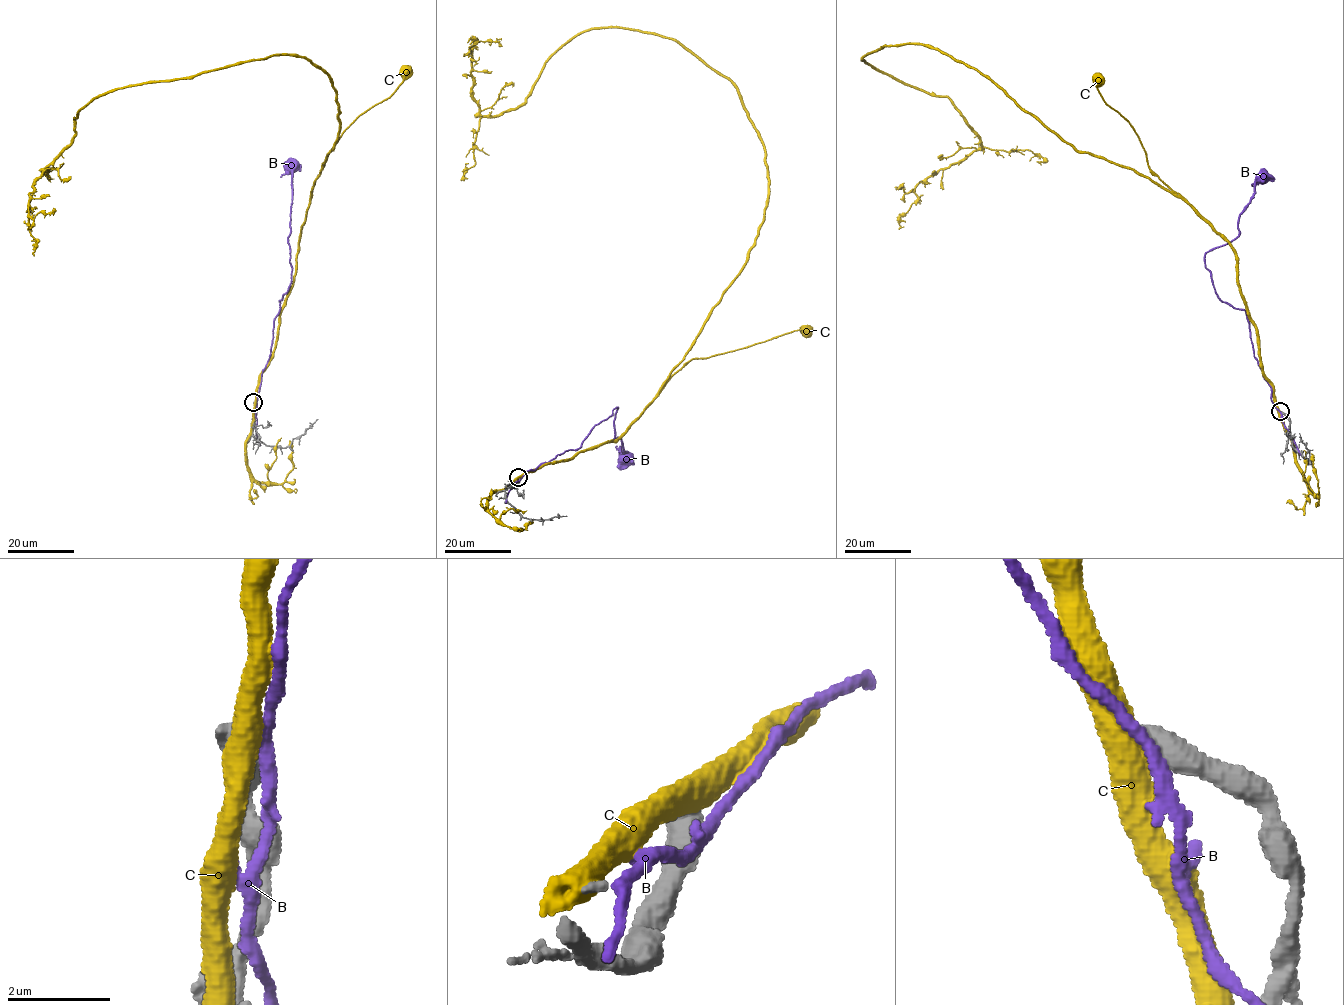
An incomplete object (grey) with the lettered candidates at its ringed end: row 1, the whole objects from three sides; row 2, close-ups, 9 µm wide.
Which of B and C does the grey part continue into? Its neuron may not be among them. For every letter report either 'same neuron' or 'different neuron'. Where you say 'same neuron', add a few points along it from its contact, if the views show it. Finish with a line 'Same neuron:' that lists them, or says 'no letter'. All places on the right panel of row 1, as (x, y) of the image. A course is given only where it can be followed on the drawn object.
B: different neuron
C: different neuron
Same neuron: no letter

